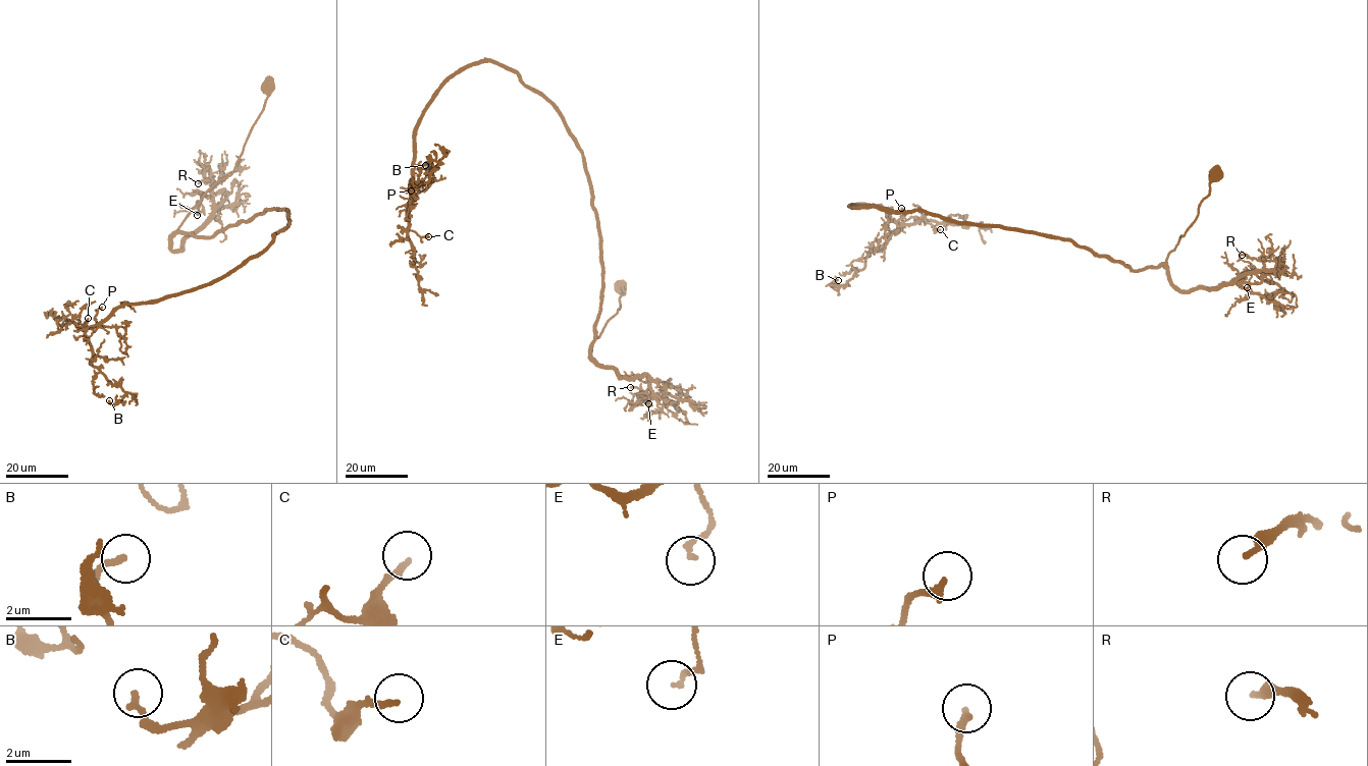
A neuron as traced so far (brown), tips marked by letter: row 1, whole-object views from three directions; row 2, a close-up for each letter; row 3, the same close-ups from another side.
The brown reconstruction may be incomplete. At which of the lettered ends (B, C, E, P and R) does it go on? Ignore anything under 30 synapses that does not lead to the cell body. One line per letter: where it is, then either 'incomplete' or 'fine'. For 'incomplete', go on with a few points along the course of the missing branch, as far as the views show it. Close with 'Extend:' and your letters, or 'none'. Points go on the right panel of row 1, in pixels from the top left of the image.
B: at (838, 280); fine
C: at (940, 229); fine
E: at (1247, 287); fine
P: at (901, 208); incomplete
R: at (1242, 255); fine
Extend: P

